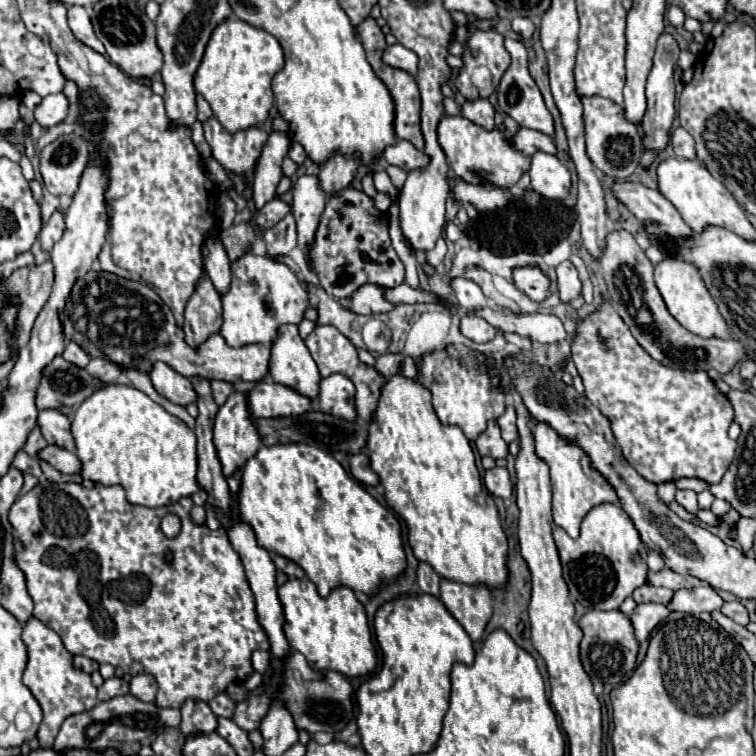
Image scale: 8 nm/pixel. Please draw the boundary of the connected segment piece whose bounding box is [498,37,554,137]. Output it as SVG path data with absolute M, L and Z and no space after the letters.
M504 37L504 47L508 49L508 53L512 55L512 63L508 67L508 71L504 73L500 87L498 87L498 109L506 115L510 115L516 123L520 123L526 129L534 129L540 131L544 135L554 137L554 119L552 113L546 109L546 103L542 99L542 93L538 89L538 85L534 83L534 79L528 73L528 61L526 61L526 49L520 41Z

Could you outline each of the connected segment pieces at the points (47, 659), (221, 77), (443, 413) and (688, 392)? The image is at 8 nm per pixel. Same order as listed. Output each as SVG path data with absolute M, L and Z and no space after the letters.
M30 617L22 629L22 641L28 649L28 663L26 663L22 681L32 691L32 695L38 699L38 703L44 711L44 719L38 729L40 745L52 747L54 739L58 735L58 729L66 717L70 717L74 713L90 711L98 703L96 687L92 685L92 679L88 673L74 667L74 663L72 663L74 655L66 651L62 639L42 621Z
M228 17L212 31L202 63L194 75L194 87L210 103L222 127L236 133L268 119L268 111L274 105L270 81L282 67L284 53L276 37L246 21Z
M446 347L444 351L434 351L422 357L420 363L420 381L432 391L432 405L438 419L444 425L458 425L464 435L474 441L490 419L498 419L506 409L504 391L494 391L490 387L488 373L482 373L474 355L470 351L460 353L454 347Z
M602 295L602 305L598 311L576 323L572 361L582 377L586 397L602 411L602 415L610 419L626 461L646 481L658 485L682 477L698 477L712 485L724 477L726 467L732 463L736 451L736 441L728 437L728 427L734 419L730 401L716 389L704 371L674 371L670 367L662 367L662 363L654 363L654 359L650 359L650 355L638 347L636 339L610 305L610 297Z

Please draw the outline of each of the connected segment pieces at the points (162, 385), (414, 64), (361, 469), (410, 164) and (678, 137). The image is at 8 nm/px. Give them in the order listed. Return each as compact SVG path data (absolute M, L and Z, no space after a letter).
M156 361L152 365L148 377L150 377L154 389L160 395L164 395L166 399L170 399L172 403L186 407L188 403L196 401L194 387L190 387L190 381L184 375L180 375L178 371L174 371L170 365Z
M394 43L394 45L386 47L386 51L382 55L382 61L390 67L398 67L398 69L408 71L410 75L416 75L416 69L418 69L418 55L410 49L406 49L400 43Z
M366 453L350 455L350 473L364 485L378 485L378 475L370 467L370 459Z
M396 141L394 145L388 145L382 153L384 161L390 163L390 165L396 165L400 167L402 171L412 171L412 169L420 169L420 167L426 167L428 163L428 157L418 151L410 141Z
M682 127L674 129L670 141L672 141L672 147L676 151L676 157L680 157L680 159L696 159L694 139L686 129L682 129Z

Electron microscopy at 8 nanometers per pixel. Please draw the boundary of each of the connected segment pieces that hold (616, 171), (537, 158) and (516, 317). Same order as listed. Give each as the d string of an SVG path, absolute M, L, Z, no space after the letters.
M582 97L584 105L584 139L586 153L596 169L612 179L626 179L632 175L640 163L642 155L642 135L636 123L624 117L624 109L604 97Z
M544 151L532 155L532 165L528 175L532 179L532 189L540 193L544 199L562 201L568 197L572 189L570 171L566 169L566 165L562 165L556 155Z
M476 311L484 317L492 327L502 331L518 333L520 337L528 337L534 343L558 343L564 341L566 333L562 321L556 315L542 315L542 313L508 313L508 311Z

